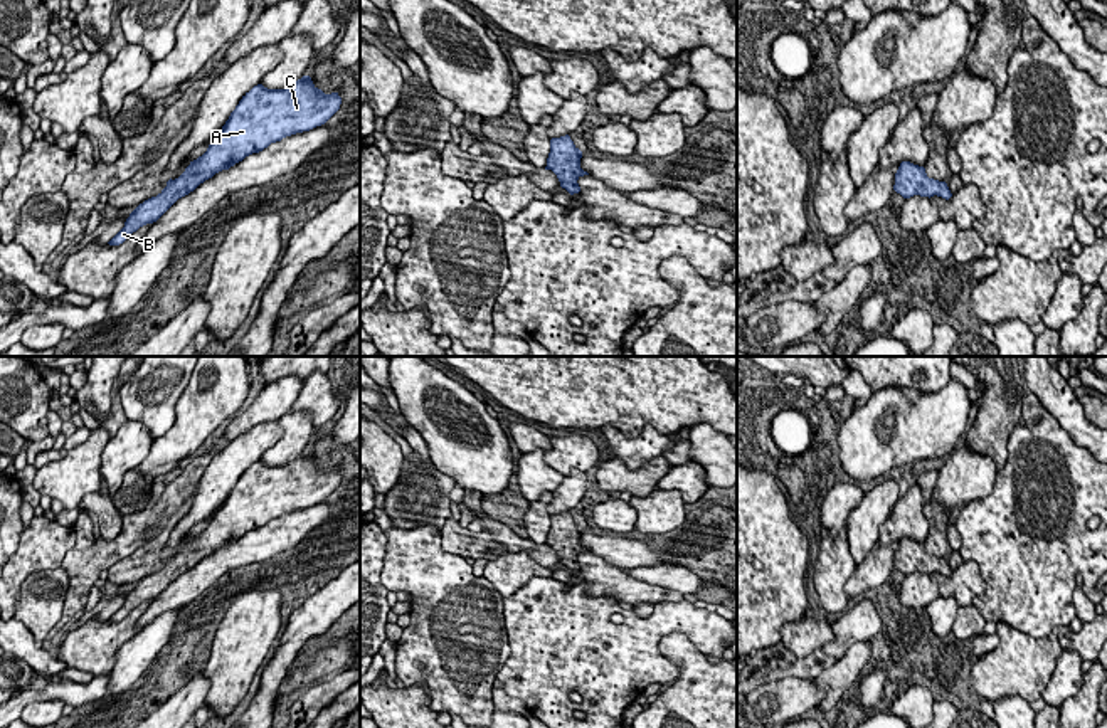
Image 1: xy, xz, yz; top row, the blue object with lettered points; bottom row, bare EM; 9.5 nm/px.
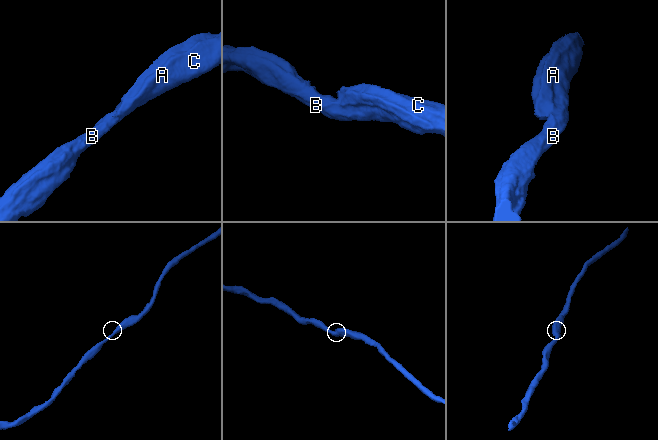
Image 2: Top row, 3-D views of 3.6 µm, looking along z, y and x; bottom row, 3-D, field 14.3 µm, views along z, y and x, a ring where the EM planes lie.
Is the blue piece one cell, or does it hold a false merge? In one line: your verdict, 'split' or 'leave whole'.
leave whole

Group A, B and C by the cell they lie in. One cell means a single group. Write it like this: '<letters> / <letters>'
A B C

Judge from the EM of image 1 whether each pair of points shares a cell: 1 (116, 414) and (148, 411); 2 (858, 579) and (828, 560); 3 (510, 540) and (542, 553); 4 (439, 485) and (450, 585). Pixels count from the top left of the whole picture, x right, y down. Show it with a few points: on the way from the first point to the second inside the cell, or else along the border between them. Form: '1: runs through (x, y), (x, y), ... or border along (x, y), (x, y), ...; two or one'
1: border along (118, 392), (121, 409), (128, 419); two
2: border along (855, 567), (845, 584), (847, 599); two
3: runs through (519, 543), (534, 548); one
4: border along (397, 527), (434, 525), (439, 533); two

